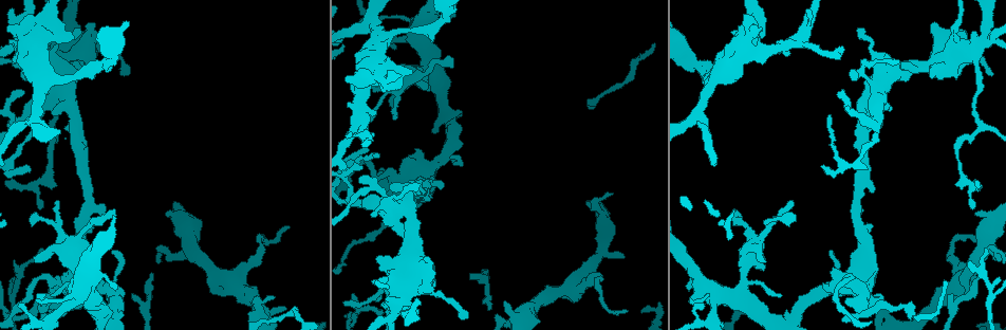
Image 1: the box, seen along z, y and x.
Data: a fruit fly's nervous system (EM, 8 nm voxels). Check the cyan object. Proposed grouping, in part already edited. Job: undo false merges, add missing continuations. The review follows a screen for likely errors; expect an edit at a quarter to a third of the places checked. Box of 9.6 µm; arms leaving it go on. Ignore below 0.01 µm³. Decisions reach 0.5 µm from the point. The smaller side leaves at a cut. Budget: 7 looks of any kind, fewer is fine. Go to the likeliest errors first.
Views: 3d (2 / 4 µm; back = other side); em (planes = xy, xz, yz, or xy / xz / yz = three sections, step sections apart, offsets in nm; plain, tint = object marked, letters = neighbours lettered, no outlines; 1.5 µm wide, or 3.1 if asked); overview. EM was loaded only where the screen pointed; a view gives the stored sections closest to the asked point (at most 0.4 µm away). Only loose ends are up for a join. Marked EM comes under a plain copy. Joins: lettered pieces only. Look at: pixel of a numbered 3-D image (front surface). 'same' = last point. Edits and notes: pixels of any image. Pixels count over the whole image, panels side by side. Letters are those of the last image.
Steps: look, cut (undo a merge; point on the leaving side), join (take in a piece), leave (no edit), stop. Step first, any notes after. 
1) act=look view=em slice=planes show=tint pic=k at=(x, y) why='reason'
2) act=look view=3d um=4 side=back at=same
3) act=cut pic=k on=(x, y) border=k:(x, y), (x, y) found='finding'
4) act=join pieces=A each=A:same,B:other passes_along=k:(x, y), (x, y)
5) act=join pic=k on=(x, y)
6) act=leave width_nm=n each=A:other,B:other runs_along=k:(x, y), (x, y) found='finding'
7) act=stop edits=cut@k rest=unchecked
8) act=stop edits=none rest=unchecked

act=look view=3d um=4 side=back pic=1 at=(34, 32) why='three-way junction'

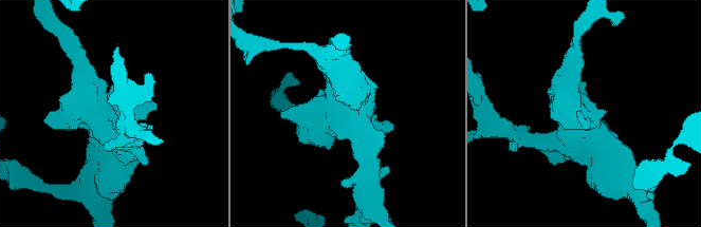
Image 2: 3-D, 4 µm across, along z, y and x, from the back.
act=look view=em slice=planes show=letters pic=2 at=(109, 110) why='need the tissue'

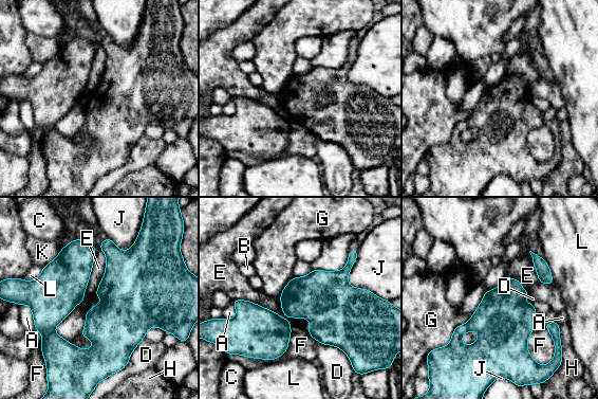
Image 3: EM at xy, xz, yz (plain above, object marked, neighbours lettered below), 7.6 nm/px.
act=leave longest_contact=E:480nm each=A:other,B:other,C:other,D:other,E:other,F:other,G:other,H:other,J:other,K:other,L:other border=3:(232, 300), (250, 301), (291, 323) found='all the same neuron'

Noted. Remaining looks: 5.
act=look view=3d um=2 pic=1 at=(957, 29) why='abrupt turn'

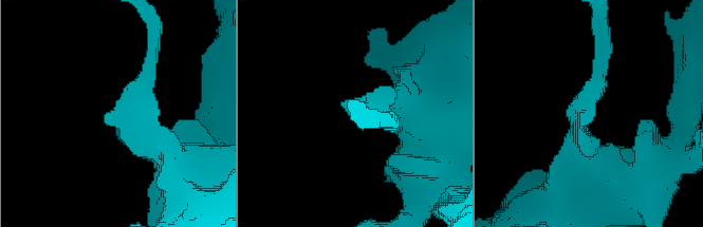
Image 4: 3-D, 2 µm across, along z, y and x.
act=look view=em slice=planes show=letters pic=4 at=(379, 96)

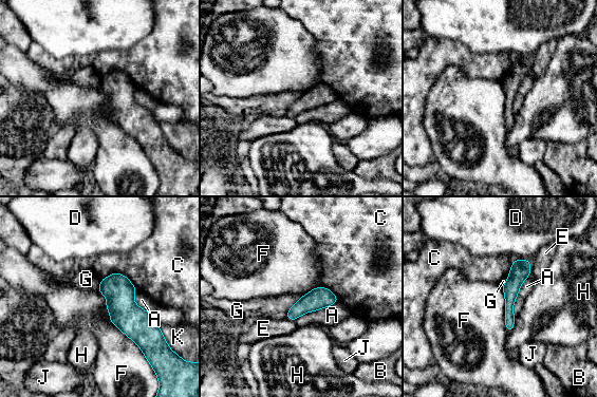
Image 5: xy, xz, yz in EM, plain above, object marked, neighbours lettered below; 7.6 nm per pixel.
act=leave each=A:other,B:other,C:other,D:other,E:other,F:other,G:other,H:other,J:other,K:other border=5:(96, 288), (109, 320), (151, 364) found='continuous, no second neuron'

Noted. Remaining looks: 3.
act=look view=em slice=planes show=tint pic=1 at=(846, 275) why='thick turns thin'

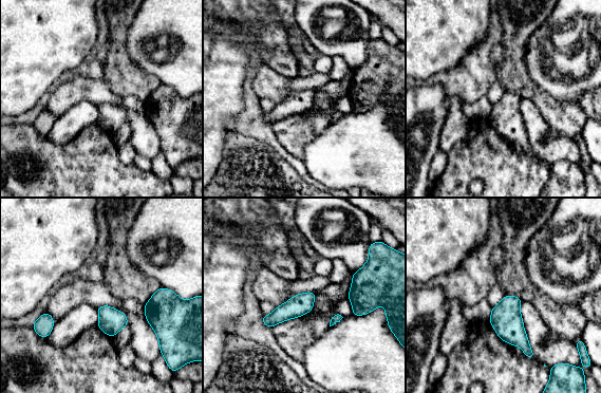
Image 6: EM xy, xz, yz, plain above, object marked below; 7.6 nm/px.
act=look view=em slice=planes show=letters at=same why='what lies round it'

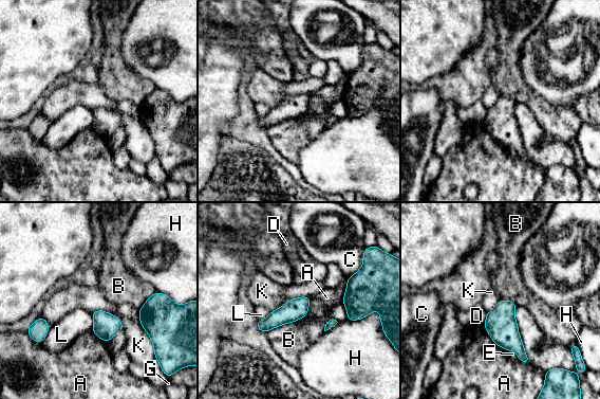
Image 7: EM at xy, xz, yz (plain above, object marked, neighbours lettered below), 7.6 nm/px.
act=leave longest_contact=A:460nm each=A:other,B:other,C:other,D:other,E:other,G:other,H:other,K:other,L:other border=7:(90, 312), (112, 313), (124, 329) found='one neuron here'

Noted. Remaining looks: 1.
act=stop edits=none rest=unchecked

